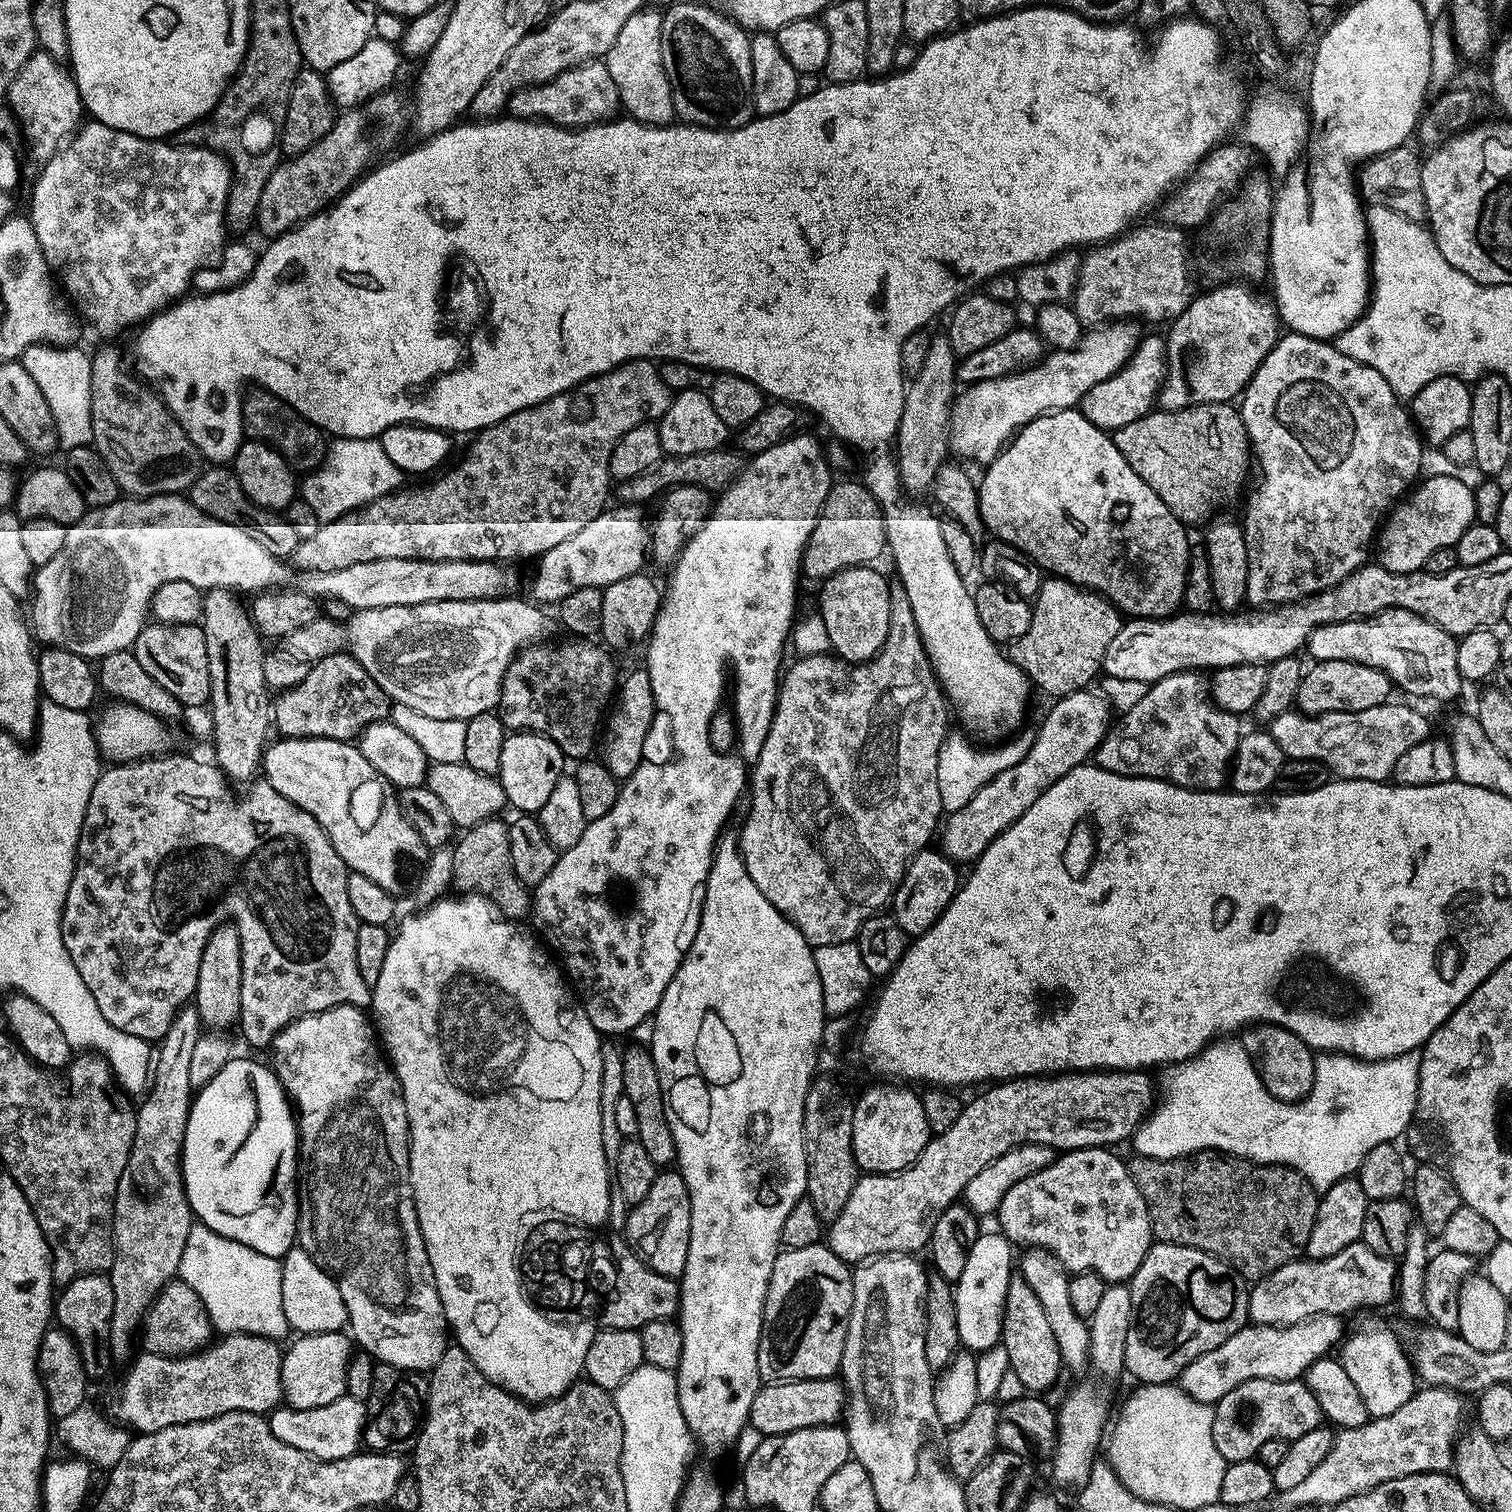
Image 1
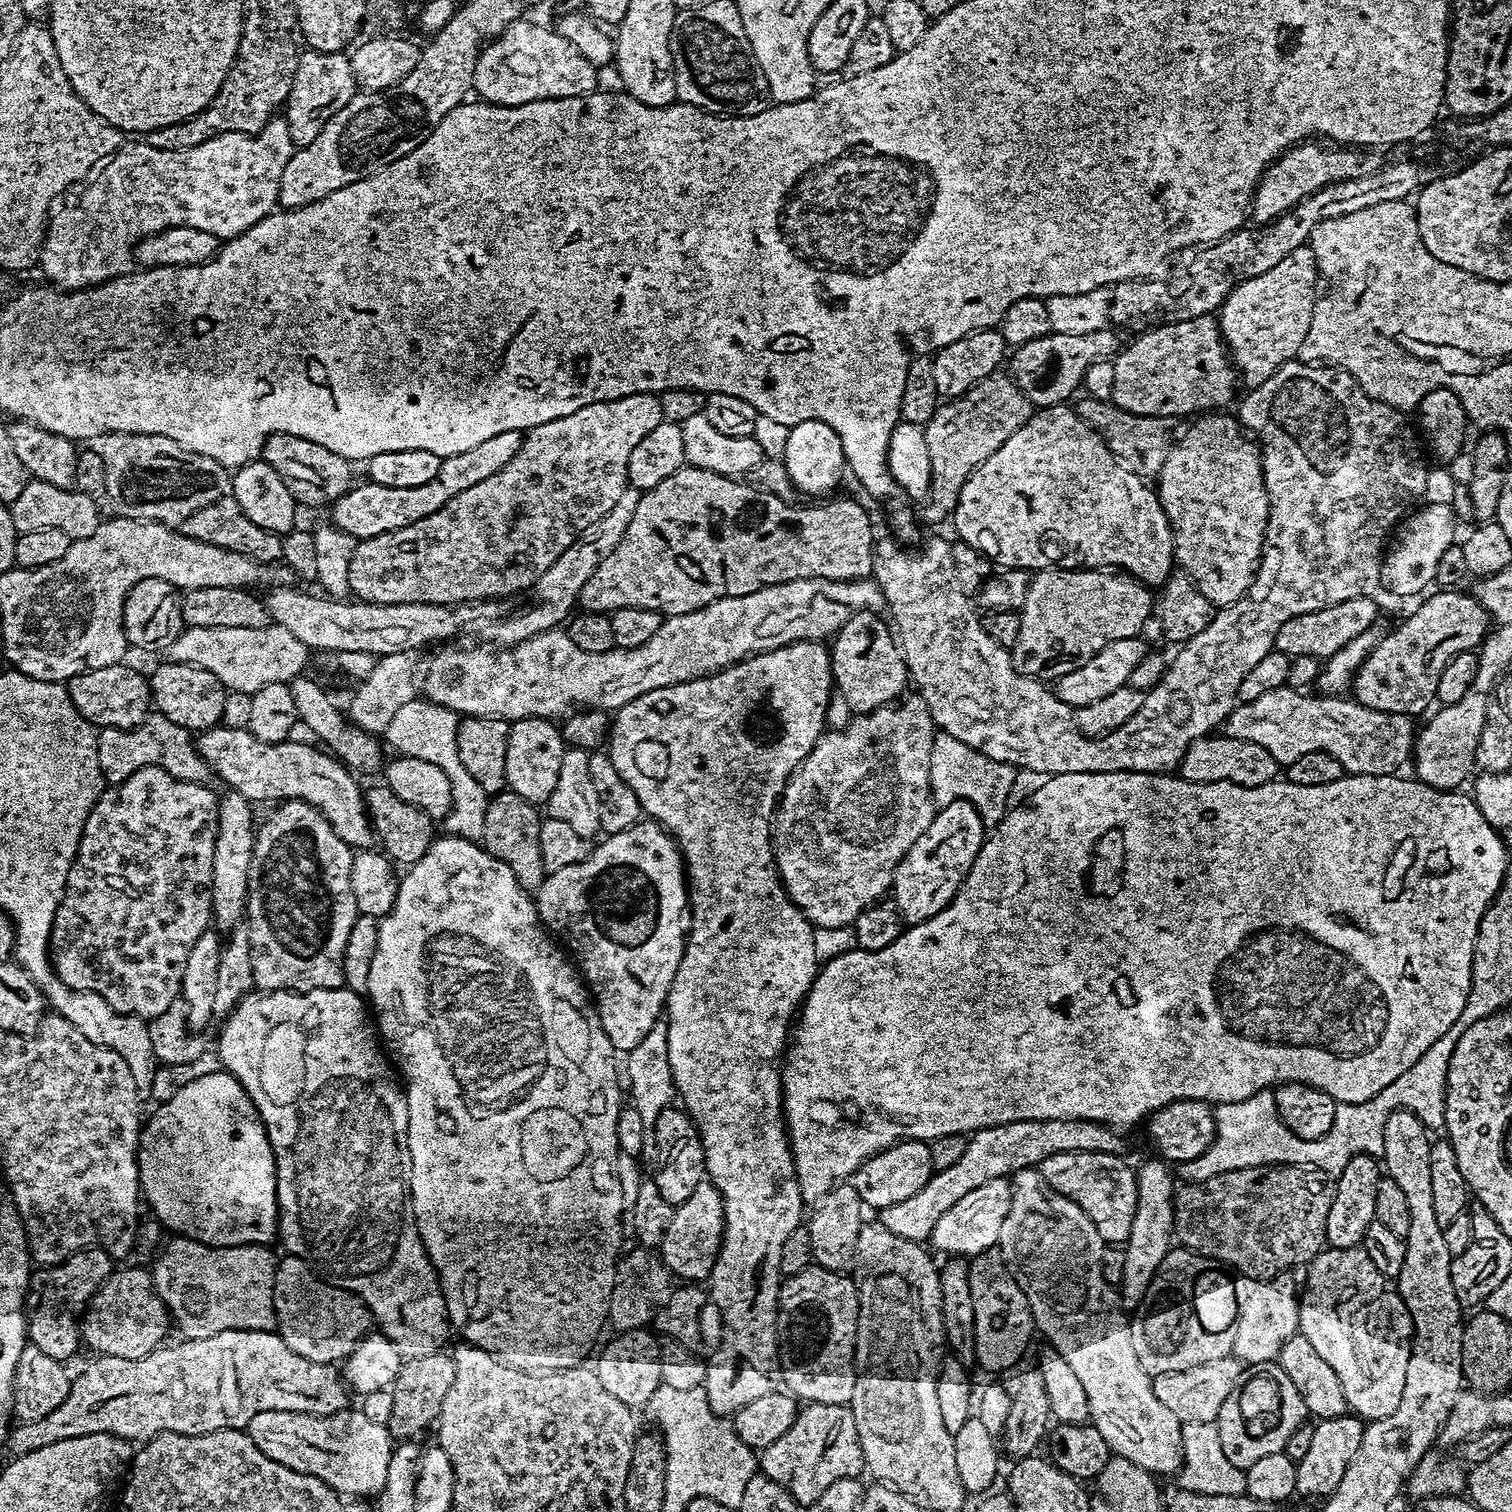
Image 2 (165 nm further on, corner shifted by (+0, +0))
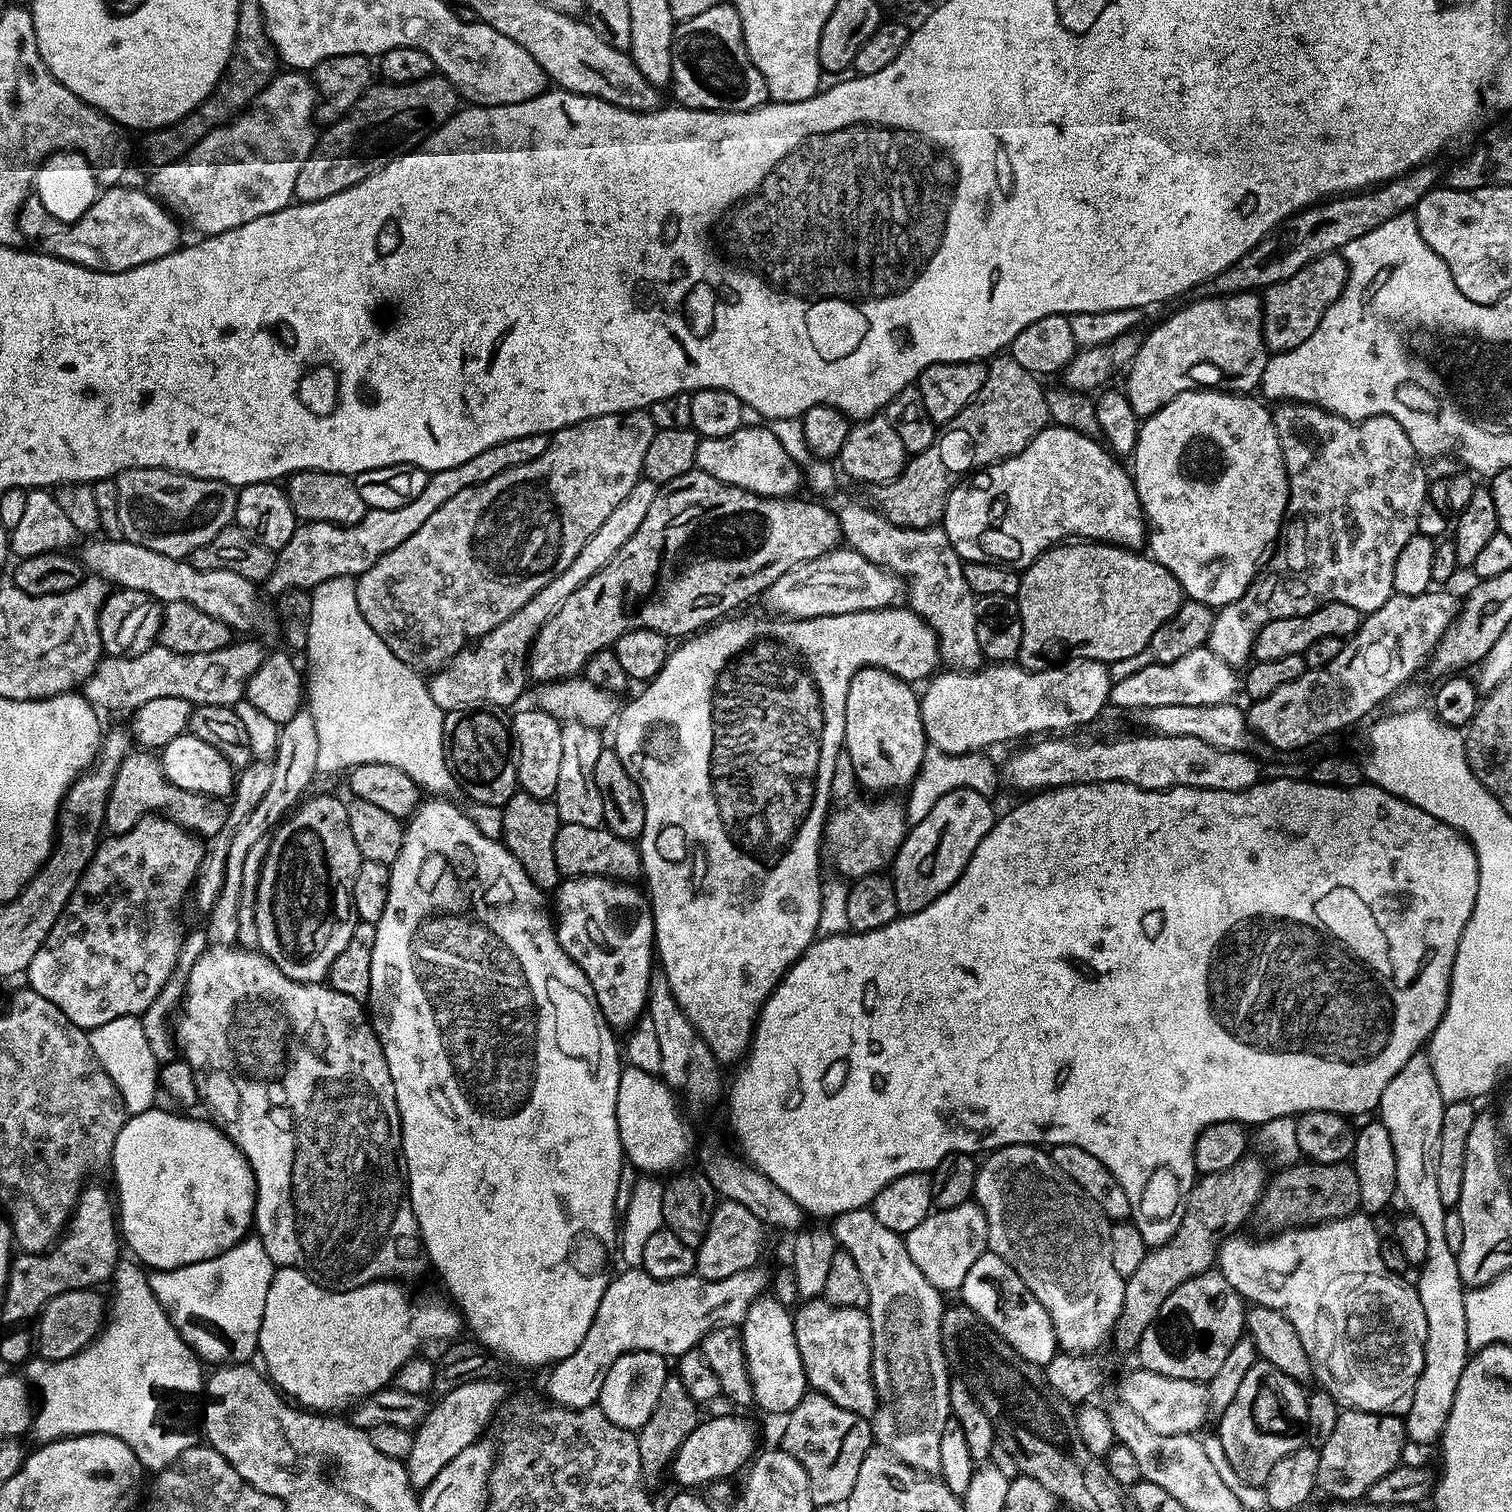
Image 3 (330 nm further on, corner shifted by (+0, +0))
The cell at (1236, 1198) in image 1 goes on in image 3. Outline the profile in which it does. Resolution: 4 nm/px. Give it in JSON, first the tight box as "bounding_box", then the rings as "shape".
{"bounding_box":[1255,1162,1360,1234],"shape":[[[1300,1162],[1293,1168],[1284,1168],[1267,1181],[1260,1200],[1256,1203],[1255,1219],[1260,1219],[1272,1234],[1290,1228],[1323,1224],[1325,1220],[1341,1220],[1360,1208],[1358,1174],[1351,1163],[1313,1164]]]}

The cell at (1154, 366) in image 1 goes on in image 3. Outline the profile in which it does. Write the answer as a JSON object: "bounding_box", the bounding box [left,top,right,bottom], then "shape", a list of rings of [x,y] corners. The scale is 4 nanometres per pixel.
{"bounding_box":[1126,292,1270,418],"shape":[[[1233,292],[1226,296],[1204,296],[1193,304],[1168,316],[1152,333],[1141,339],[1136,357],[1127,371],[1126,395],[1130,406],[1141,418],[1152,416],[1166,402],[1178,398],[1183,392],[1223,390],[1237,394],[1252,394],[1259,389],[1260,379],[1268,365],[1270,349],[1264,345],[1264,309],[1256,292]]]}

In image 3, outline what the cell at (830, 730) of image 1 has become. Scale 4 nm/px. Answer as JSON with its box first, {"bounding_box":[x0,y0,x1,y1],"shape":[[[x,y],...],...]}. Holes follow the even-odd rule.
{"bounding_box":[823,798,910,878],"shape":[[[876,798],[873,804],[849,803],[841,807],[840,813],[827,821],[824,829],[823,843],[826,852],[832,855],[841,877],[855,878],[869,876],[871,872],[887,869],[895,861],[896,853],[904,844],[904,837],[910,831],[905,816],[905,805],[895,804],[892,798]],[[836,816],[836,817],[835,817]]]}

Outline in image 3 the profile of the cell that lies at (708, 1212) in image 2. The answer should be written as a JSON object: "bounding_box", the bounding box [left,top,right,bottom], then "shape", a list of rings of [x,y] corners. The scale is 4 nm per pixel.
{"bounding_box":[696,1199,766,1280],"shape":[[[721,1199],[710,1218],[706,1238],[702,1238],[700,1247],[696,1249],[696,1272],[703,1280],[721,1280],[730,1278],[730,1274],[738,1274],[738,1270],[757,1267],[764,1252],[764,1232],[766,1225],[750,1214],[746,1206]]]}

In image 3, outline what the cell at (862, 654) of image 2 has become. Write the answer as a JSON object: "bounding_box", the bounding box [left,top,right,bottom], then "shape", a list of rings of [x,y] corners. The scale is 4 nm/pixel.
{"bounding_box":[844,668,929,794],"shape":[[[860,668],[854,674],[854,678],[850,682],[850,690],[846,694],[846,726],[844,727],[844,747],[850,754],[851,761],[854,766],[854,774],[856,775],[857,785],[861,789],[869,788],[870,791],[876,792],[872,794],[896,794],[899,788],[908,790],[912,787],[912,781],[919,774],[919,768],[922,766],[925,749],[928,748],[929,742],[924,733],[922,726],[922,714],[920,713],[920,696],[915,692],[913,685],[906,680],[899,680],[893,672],[887,672],[884,668]]]}

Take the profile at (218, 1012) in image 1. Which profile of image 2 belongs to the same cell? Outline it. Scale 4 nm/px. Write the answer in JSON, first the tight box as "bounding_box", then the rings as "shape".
{"bounding_box":[211,790,256,934],"shape":[[[228,790],[225,791],[225,796],[221,795],[219,797],[219,812],[217,814],[217,824],[216,824],[216,841],[214,842],[214,862],[213,862],[213,876],[212,876],[212,915],[211,923],[214,925],[215,931],[221,934],[228,934],[232,932],[233,929],[241,927],[245,923],[246,913],[248,911],[248,878],[253,875],[254,872],[254,859],[252,860],[252,855],[256,852],[256,820],[252,817],[253,805],[250,801],[245,798],[242,794]]]}

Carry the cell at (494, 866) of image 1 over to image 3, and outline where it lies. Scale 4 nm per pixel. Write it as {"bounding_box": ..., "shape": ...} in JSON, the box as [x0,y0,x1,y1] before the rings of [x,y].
{"bounding_box":[502,790,562,889],"shape":[[[518,790],[502,807],[504,810],[502,818],[504,847],[522,866],[522,870],[526,870],[526,874],[536,883],[537,888],[555,889],[562,880],[558,862],[554,862],[554,840],[562,823],[555,803],[551,799],[534,798]]]}

